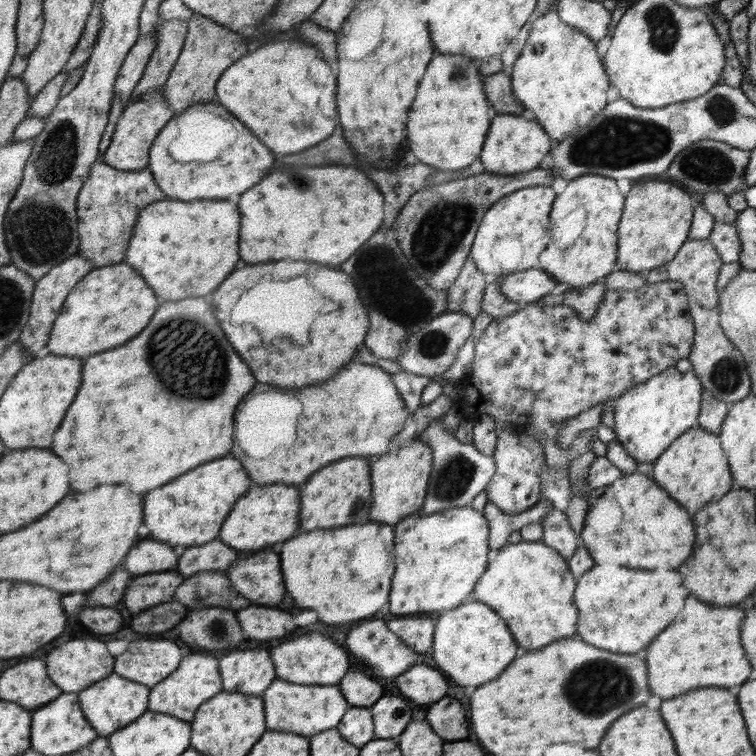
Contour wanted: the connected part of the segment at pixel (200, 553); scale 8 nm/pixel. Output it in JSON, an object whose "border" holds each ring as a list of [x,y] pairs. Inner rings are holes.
{"border":[[[213,540],[205,546],[192,546],[186,548],[179,557],[177,572],[184,578],[189,578],[201,571],[215,571],[227,573],[229,567],[239,561],[239,554],[223,544],[221,540]]]}

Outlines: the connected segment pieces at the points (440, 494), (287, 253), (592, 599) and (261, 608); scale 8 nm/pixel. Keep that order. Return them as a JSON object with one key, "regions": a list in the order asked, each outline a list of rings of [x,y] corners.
{"regions":[[[[442,417],[431,421],[431,426],[419,436],[433,450],[433,471],[429,481],[429,492],[421,514],[441,513],[459,507],[470,507],[473,496],[485,488],[496,471],[496,463],[488,455],[481,454],[472,443],[464,443],[457,438],[456,431],[447,430]]],[[[281,166],[269,174],[261,184],[253,186],[241,196],[241,258],[249,264],[269,262],[269,260],[311,260],[323,262],[327,266],[341,266],[349,256],[353,256],[385,218],[385,198],[377,190],[375,182],[367,176],[363,166]]],[[[591,556],[593,559],[593,568],[591,570],[587,570],[585,574],[581,574],[579,578],[576,579],[577,584],[575,584],[575,594],[573,594],[573,604],[575,604],[575,608],[577,608],[577,622],[576,622],[576,635],[583,640],[583,642],[589,642],[591,646],[597,646],[597,648],[601,648],[601,650],[609,650],[609,652],[615,652],[615,654],[635,654],[635,652],[639,652],[641,648],[645,648],[661,630],[663,630],[663,626],[667,626],[667,624],[671,624],[673,620],[675,620],[675,616],[681,612],[681,608],[683,608],[683,600],[685,600],[685,596],[687,596],[687,590],[681,586],[681,576],[677,574],[677,570],[637,570],[637,568],[629,568],[629,566],[619,566],[619,564],[613,564],[613,562],[595,562],[595,558]]],[[[252,604],[236,611],[236,616],[251,640],[287,640],[287,634],[297,628],[293,624],[293,616],[283,610],[277,610],[277,607]]]]}

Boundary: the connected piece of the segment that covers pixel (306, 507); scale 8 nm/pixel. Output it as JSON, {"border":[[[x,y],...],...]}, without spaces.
{"border":[[[349,458],[319,470],[301,492],[301,528],[335,528],[347,524],[365,524],[369,522],[371,508],[371,468],[363,458]]]}

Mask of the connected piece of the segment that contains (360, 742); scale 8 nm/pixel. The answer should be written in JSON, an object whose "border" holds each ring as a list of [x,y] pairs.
{"border":[[[350,707],[337,729],[349,742],[363,748],[377,738],[372,707]]]}

